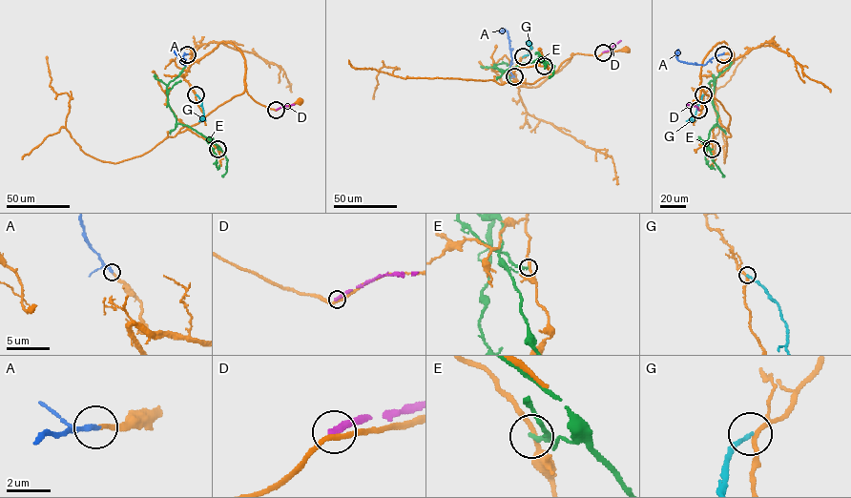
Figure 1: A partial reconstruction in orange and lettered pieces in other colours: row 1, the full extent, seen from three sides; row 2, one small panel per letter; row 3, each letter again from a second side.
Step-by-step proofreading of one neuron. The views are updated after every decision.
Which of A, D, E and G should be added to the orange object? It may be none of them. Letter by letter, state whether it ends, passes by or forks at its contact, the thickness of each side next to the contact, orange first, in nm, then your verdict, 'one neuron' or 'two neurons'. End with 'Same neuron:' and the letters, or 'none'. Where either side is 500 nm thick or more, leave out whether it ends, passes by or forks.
A: it ends | 160/260 nm | one neuron
D: it ends | 240/340 nm | two neurons
E: it ends | 220/200 nm | two neurons
G: it ends | 200/190 nm | two neurons
Same neuron: A

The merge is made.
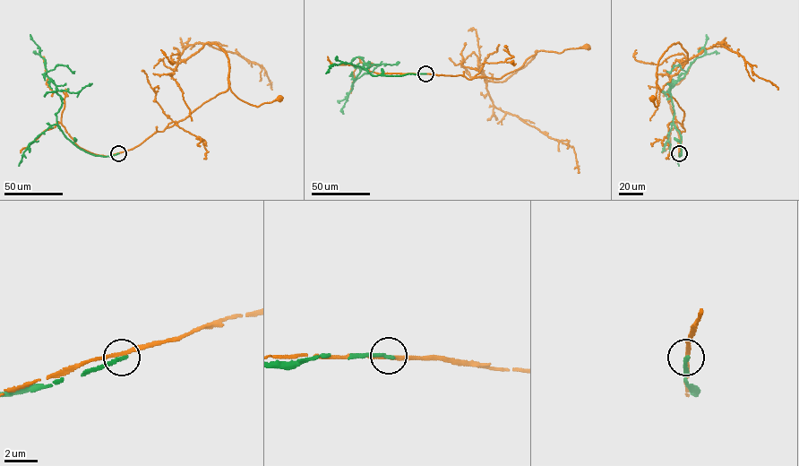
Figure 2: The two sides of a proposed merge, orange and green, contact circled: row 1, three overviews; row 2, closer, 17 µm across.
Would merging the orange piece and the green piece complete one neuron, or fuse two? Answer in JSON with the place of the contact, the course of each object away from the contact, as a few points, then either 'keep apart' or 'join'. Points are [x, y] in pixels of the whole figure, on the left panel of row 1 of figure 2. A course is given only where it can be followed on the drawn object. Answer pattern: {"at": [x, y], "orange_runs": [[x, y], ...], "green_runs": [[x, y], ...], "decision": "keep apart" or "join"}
{"at": [118, 153], "orange_runs": [[118, 153], [184, 119], [226, 91], [229, 81], [231, 91], [251, 105], [258, 107], [280, 99]], "green_runs": [[118, 153], [92, 155], [65, 136], [57, 124], [60, 96], [47, 74], [40, 48], [30, 34]], "decision": "keep apart"}

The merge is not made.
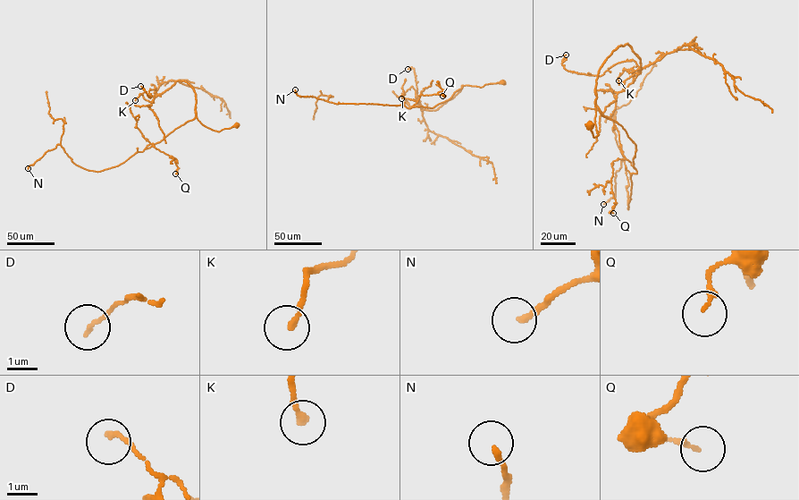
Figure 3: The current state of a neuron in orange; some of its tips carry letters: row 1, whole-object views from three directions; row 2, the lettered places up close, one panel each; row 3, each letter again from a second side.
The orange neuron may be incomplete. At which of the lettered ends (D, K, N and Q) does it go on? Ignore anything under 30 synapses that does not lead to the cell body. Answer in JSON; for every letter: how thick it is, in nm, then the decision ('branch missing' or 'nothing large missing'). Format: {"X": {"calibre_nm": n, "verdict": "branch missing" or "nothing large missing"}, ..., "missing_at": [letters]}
{"D": {"calibre_nm": 150, "verdict": "nothing large missing"}, "K": {"calibre_nm": 220, "verdict": "nothing large missing"}, "N": {"calibre_nm": 180, "verdict": "branch missing"}, "Q": {"calibre_nm": 170, "verdict": "nothing large missing"}, "missing_at": ["N"]}

